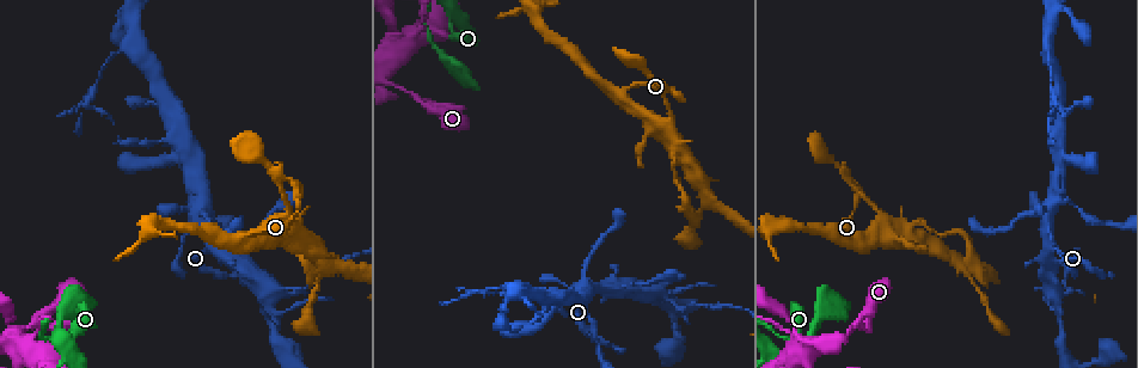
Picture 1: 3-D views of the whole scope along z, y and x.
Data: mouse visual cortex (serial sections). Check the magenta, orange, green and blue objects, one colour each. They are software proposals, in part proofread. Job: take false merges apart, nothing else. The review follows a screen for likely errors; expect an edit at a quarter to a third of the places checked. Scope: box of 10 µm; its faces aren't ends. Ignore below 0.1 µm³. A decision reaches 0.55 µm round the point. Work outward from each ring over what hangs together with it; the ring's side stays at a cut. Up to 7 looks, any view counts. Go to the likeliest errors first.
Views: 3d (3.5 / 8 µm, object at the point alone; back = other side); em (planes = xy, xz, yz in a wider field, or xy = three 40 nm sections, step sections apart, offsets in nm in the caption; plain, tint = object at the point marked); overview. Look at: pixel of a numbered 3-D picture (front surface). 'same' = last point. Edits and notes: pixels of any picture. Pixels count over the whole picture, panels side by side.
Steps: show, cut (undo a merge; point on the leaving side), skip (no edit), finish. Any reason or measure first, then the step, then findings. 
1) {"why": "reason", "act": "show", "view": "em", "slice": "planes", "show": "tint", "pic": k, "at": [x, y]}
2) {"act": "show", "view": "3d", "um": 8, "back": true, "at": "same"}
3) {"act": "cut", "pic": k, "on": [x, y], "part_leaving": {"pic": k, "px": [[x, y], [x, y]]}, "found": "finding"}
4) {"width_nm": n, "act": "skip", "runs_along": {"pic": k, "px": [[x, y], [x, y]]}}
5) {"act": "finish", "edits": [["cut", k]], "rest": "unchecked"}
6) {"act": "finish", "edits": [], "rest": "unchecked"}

{"why": "sharp bend", "act": "show", "view": "3d", "um": 3.5, "pic": 1, "at": [238, 239]}

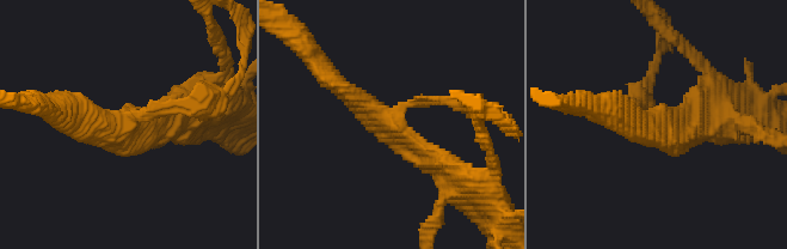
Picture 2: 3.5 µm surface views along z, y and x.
{"act": "show", "view": "em", "slice": "planes", "show": "tint", "pic": 2, "at": [120, 124]}

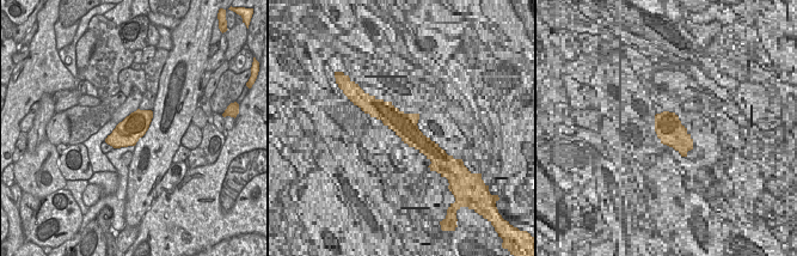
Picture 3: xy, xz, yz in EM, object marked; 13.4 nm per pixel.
{"act": "skip", "runs_along": {"pic": 2, "px": [[455, 104], [414, 101], [386, 119], [326, 73]]}, "found": "one cell here"}

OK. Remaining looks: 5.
{"why": "thin arm on a thick one", "act": "show", "view": "3d", "um": 8, "pic": 1, "at": [1052, 201]}

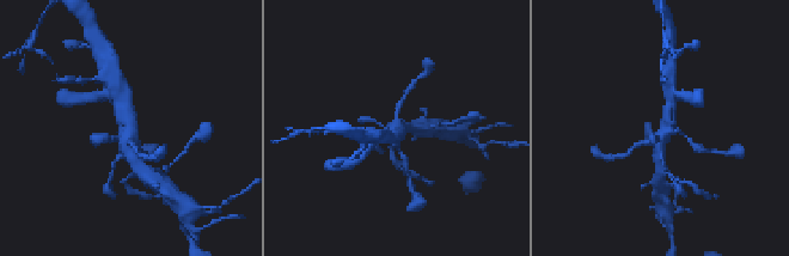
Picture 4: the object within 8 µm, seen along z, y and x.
{"why": "zoom in", "act": "show", "view": "3d", "um": 3.5, "at": "same"}

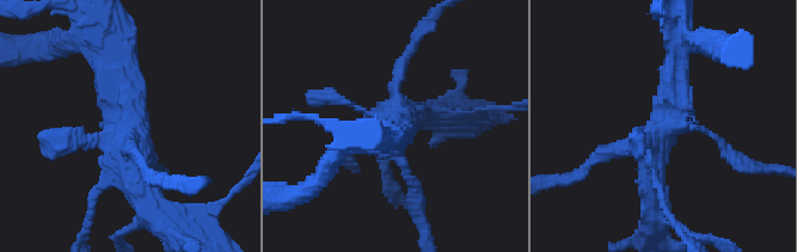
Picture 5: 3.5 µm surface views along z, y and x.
{"act": "skip", "runs_along": {"pic": 5, "px": [[141, 198], [130, 80], [116, 48]]}, "found": "one cell here"}

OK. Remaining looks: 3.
{"why": "a fork", "act": "show", "view": "3d", "um": 3.5, "pic": 1, "at": [650, 292]}

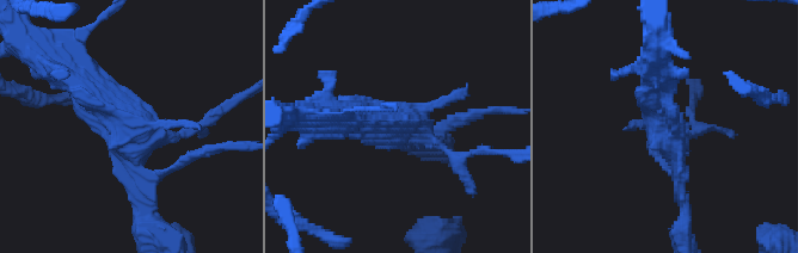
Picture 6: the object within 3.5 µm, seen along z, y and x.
{"why": "need the tissue", "act": "show", "view": "em", "slice": "xy", "step": 1, "show": "tint", "pic": 6, "at": [663, 122]}

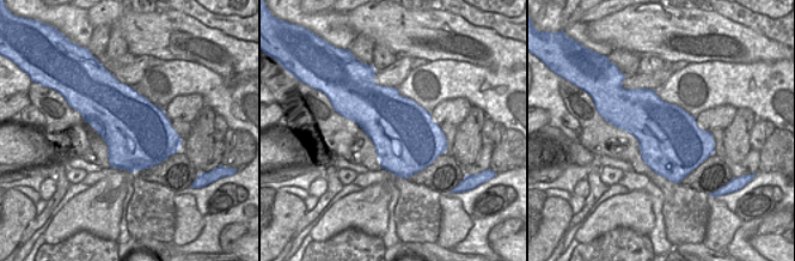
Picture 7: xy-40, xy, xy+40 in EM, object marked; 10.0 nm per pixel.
{"why": "another direction", "act": "show", "view": "em", "slice": "xy", "step": 3, "show": "tint", "at": "same"}

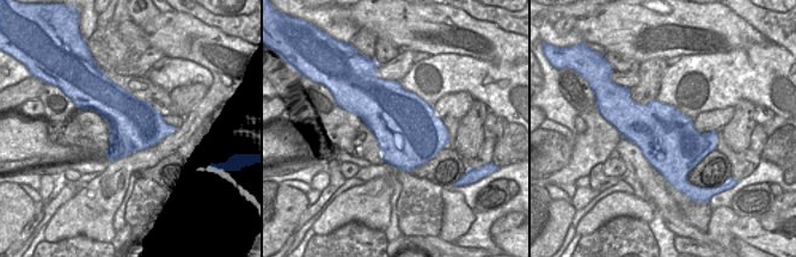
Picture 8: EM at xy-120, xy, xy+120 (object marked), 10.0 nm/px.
{"act": "skip", "runs_along": {"pic": 6, "px": [[65, 72], [127, 123], [141, 196]]}, "found": "continuous, no second cell"}

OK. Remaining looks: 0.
{"act": "finish", "edits": [], "rest": "unchecked"}

